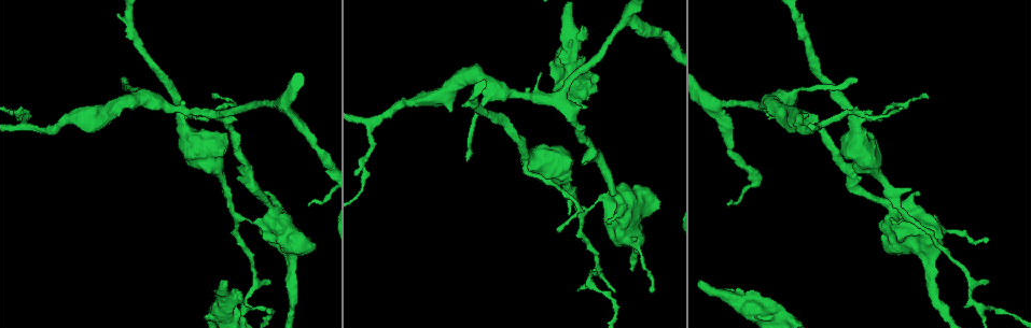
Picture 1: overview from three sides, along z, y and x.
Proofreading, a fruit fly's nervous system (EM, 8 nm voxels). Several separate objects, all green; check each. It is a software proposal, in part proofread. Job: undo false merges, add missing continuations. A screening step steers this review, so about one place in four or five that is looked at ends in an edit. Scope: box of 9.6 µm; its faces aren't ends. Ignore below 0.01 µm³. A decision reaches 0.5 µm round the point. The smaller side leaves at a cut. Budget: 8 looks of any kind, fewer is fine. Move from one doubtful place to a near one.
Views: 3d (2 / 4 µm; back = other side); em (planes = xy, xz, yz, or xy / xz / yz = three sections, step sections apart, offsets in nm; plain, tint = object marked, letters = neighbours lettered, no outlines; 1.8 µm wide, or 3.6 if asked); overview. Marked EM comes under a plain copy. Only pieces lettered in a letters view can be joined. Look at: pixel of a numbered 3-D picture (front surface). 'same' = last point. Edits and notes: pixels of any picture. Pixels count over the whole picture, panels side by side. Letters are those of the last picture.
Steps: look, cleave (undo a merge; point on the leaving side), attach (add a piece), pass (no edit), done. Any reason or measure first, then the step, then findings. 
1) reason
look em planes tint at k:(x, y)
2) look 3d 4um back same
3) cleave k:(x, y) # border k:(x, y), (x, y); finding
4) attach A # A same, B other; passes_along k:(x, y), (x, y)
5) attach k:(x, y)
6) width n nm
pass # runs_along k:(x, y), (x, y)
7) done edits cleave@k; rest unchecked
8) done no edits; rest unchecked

thin end
look em planes tint at 1:(124, 80)

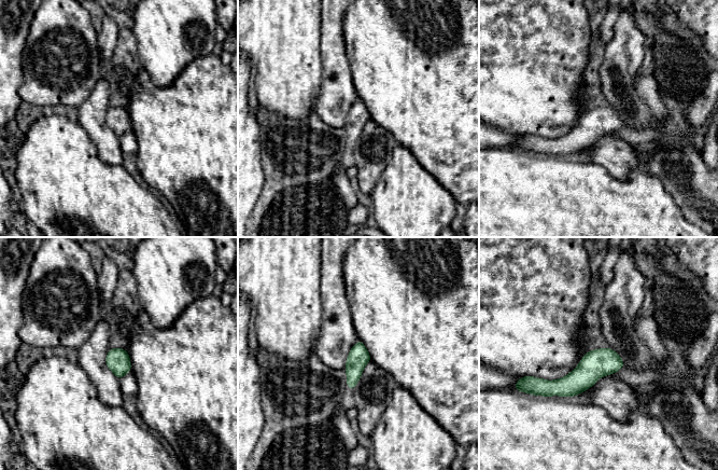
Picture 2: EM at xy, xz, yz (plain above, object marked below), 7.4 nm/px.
look em planes letters same

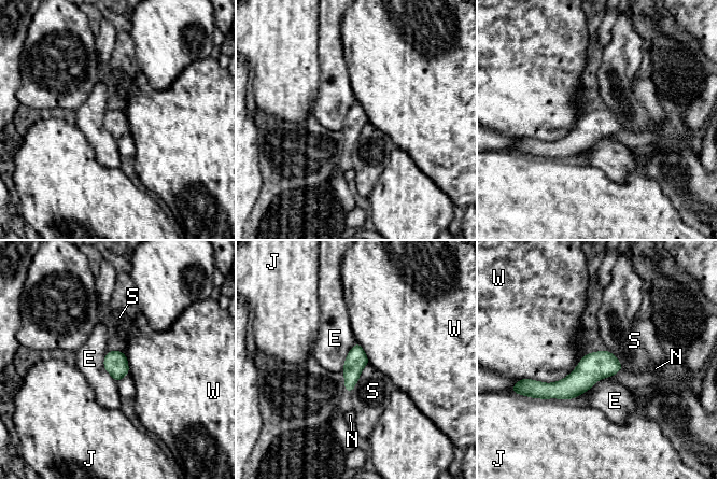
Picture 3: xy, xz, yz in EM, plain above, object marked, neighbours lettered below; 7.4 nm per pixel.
longest_contact W 420 nm
pass # E other, J other, N other, S other, W other; none of them fits

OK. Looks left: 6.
thin neck
look 3d 4um at 1:(610, 196)

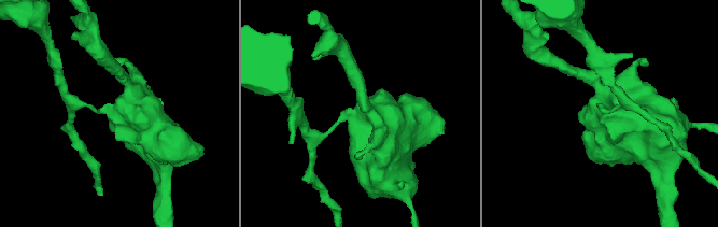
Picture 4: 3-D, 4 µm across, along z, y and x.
arms 4; now the EM
look em 3.6um planes tint at 4:(607, 111)

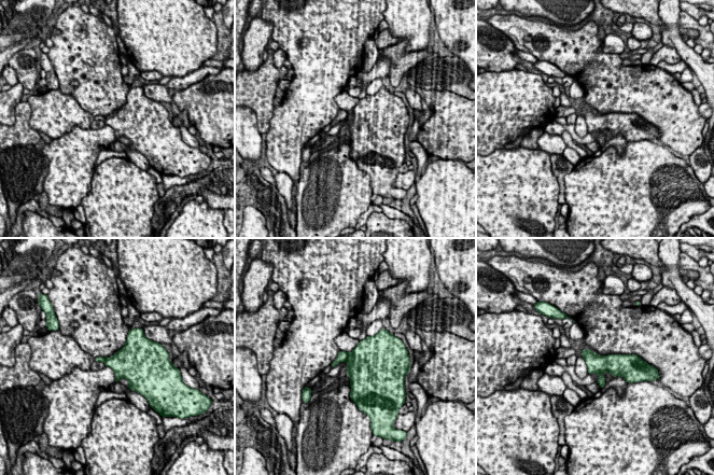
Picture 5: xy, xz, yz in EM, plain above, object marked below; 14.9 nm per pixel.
look em 3.6um planes letters same

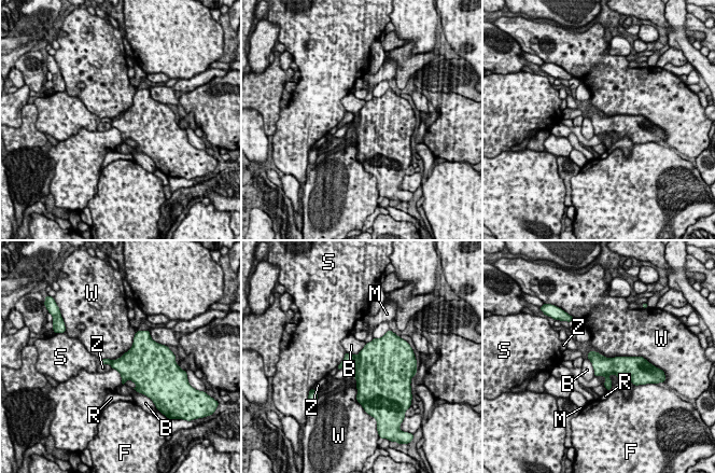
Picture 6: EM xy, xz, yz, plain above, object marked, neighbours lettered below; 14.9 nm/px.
cleave 6:(349, 358) # B other, F other, M other, R other, S other, W other, Z other; border 6:(355, 356), (352, 362); a second neuron is stuck on

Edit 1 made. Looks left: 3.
thin end
look 3d 2um at 1:(651, 292)

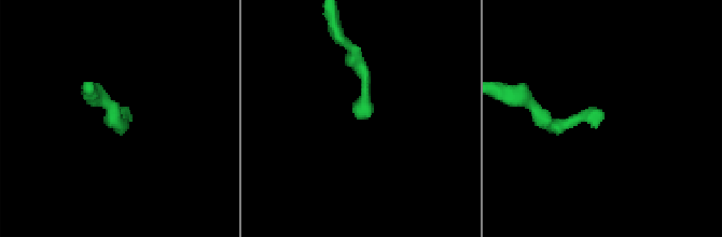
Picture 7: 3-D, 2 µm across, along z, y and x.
shape alone is not enough
look em 3.6um planes letters at 7:(599, 109)

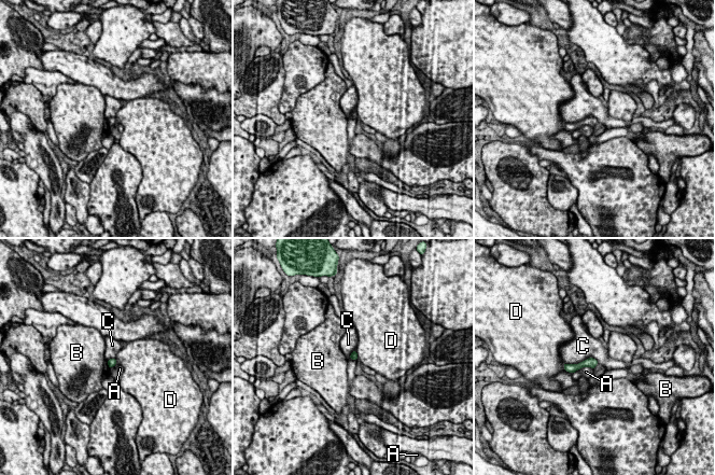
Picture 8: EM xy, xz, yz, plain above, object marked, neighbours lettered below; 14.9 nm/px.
pass # A other, B other, C other, D other; border 8:(599, 362), (564, 363); none of them fits

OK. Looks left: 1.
done edits cleave@6; rest unchecked

